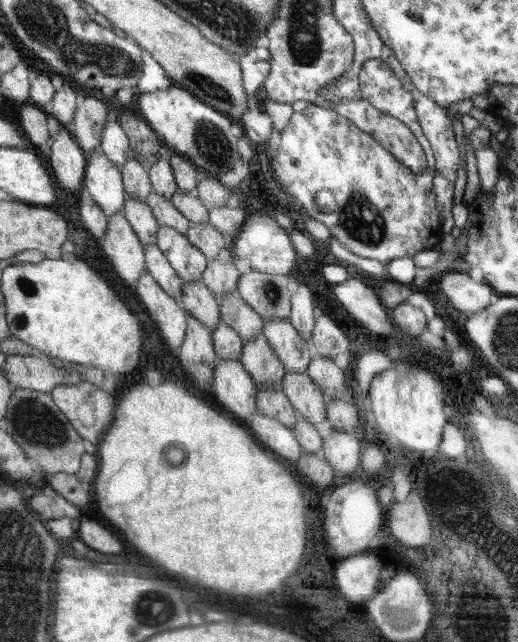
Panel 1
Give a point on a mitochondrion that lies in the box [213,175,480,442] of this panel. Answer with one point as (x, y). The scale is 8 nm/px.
(358, 217)

